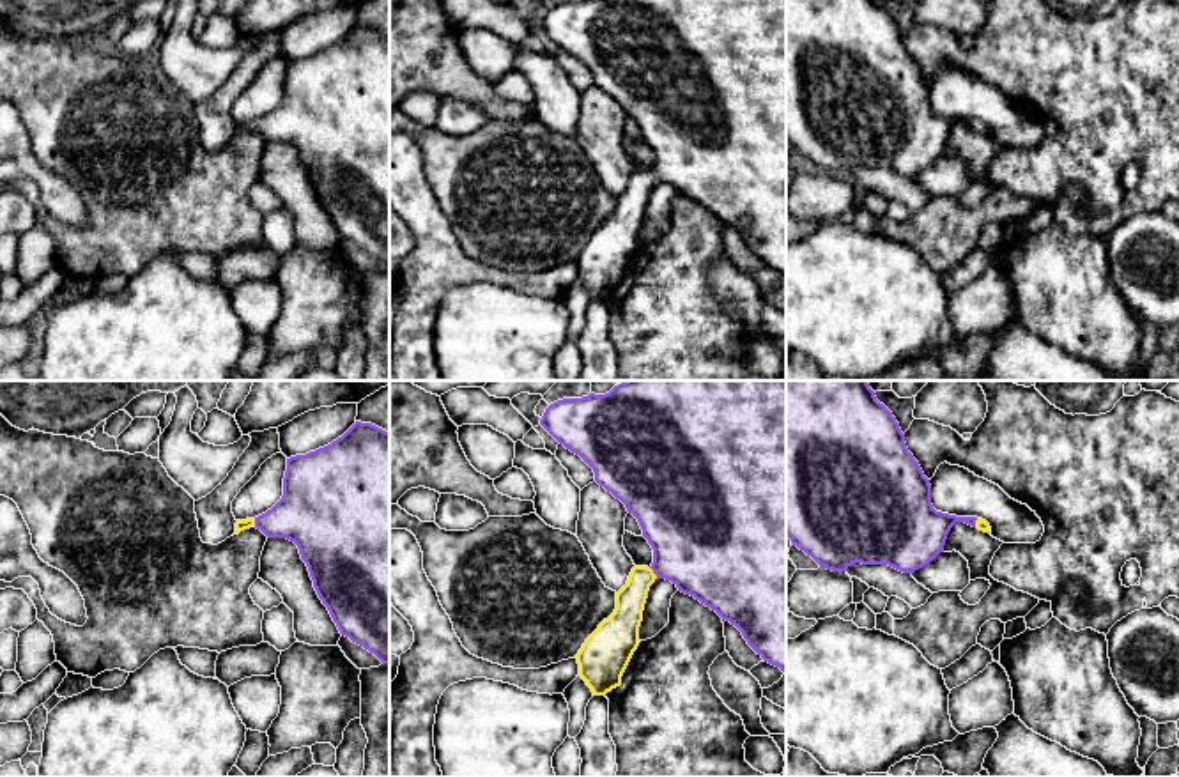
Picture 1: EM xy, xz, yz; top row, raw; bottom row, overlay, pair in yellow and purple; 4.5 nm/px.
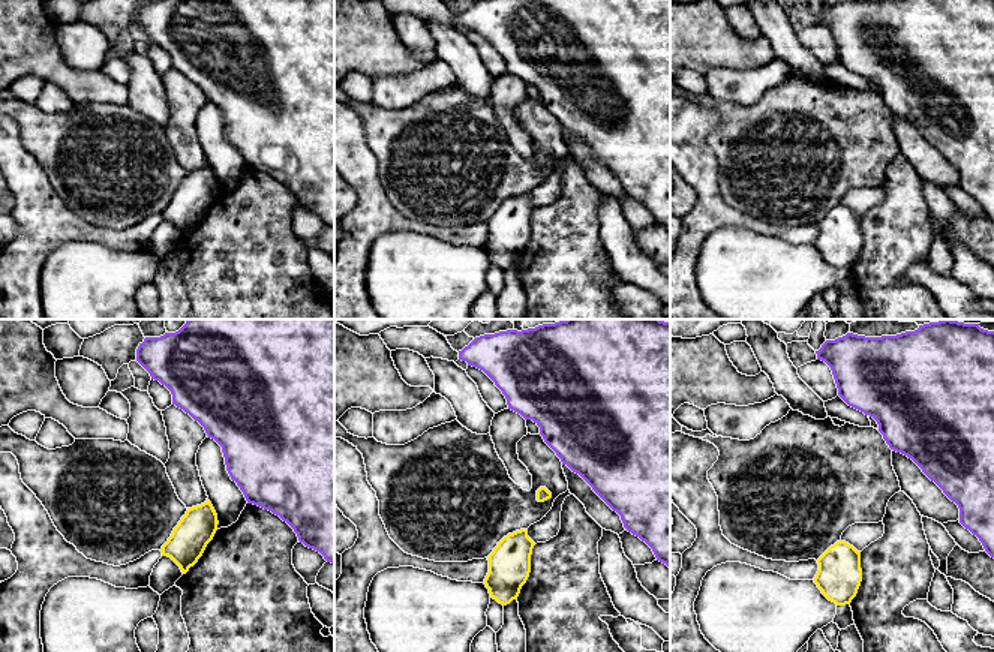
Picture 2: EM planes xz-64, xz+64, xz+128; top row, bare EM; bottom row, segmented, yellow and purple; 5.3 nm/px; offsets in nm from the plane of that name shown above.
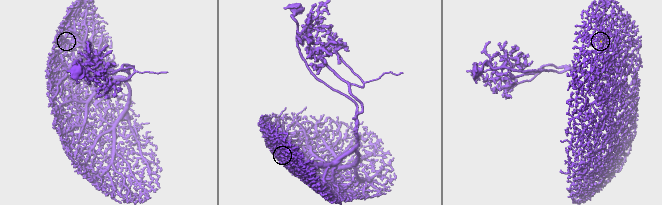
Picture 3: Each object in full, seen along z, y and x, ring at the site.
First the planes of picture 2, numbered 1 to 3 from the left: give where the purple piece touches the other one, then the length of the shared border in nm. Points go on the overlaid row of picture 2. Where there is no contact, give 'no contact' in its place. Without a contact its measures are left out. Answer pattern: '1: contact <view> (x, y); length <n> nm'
1: no contact
2: no contact
3: no contact

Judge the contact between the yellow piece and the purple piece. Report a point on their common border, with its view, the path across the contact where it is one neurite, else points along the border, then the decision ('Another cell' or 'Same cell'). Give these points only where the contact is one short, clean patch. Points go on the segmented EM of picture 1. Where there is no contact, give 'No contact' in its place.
Touches yellow at xz (652, 572). Path across: xz (625, 620), (636, 588), (652, 572), (698, 542). Same cell

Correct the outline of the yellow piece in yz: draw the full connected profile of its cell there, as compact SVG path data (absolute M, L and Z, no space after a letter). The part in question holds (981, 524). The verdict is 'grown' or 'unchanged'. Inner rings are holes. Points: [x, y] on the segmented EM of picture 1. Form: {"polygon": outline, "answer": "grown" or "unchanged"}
{"polygon": "M786 381L786 536L820 568L846 572L862 563L913 573L944 552L956 522L991 535L982 519L956 517L933 508L929 480L908 451L899 423L876 400L867 381Z", "answer": "grown"}

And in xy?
{"polygon": "M356 421L331 444L287 458L281 499L255 519L237 520L234 535L250 527L294 542L340 634L389 664L389 432Z", "answer": "grown"}

